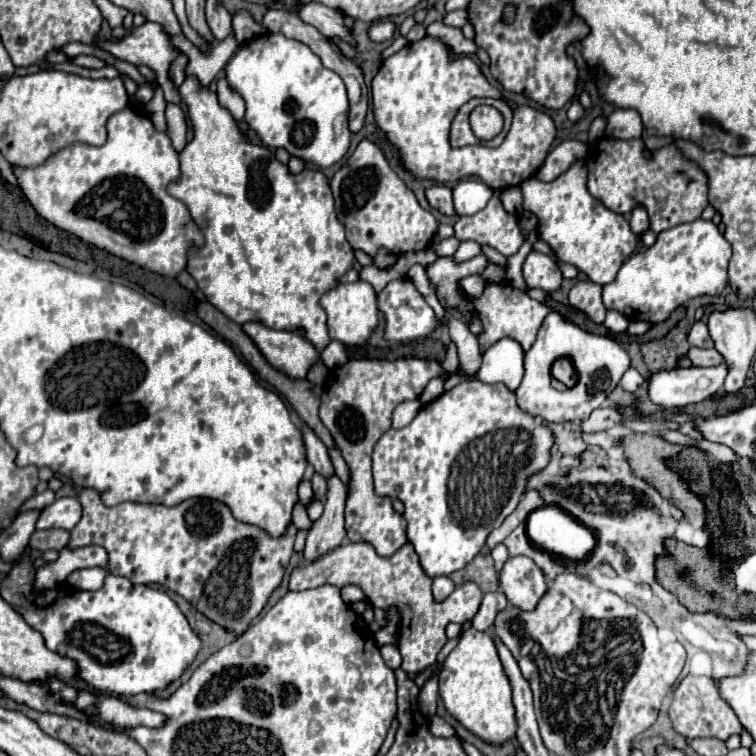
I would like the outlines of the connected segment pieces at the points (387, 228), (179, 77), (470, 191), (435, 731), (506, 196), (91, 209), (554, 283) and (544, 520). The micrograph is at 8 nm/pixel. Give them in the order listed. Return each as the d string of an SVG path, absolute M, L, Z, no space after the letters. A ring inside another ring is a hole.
M370 139L358 143L350 159L332 177L330 187L336 201L336 213L344 223L346 237L354 249L362 249L374 257L380 249L402 255L430 247L438 227L434 215L420 207L414 193L390 169L384 153Z
M179 55L170 65L168 73L176 89L184 81L184 69L187 62L188 59L186 56Z
M468 179L468 181L460 181L454 189L454 209L456 213L462 215L474 215L478 211L484 209L484 205L488 203L488 199L492 197L494 189L480 183L478 179Z
M432 717L430 721L430 733L436 737L456 737L456 731L452 725L448 725L442 717Z
M512 187L512 189L504 189L502 191L502 201L504 201L504 209L512 215L518 215L522 211L522 191L520 187Z
M132 105L112 115L106 129L108 141L100 147L74 143L36 169L14 167L18 185L34 209L58 229L154 273L176 277L186 269L188 245L204 241L186 205L166 191L166 185L180 175L178 153L168 135L158 133L148 115ZM118 209L128 217L104 217Z
M532 251L524 261L524 281L528 287L542 289L544 293L554 293L562 287L562 271L556 261L544 253Z
M548 505L548 507L540 507L540 509L532 511L528 515L528 519L526 519L526 533L528 533L528 537L532 539L532 543L538 549L550 551L552 555L558 555L558 557L568 559L568 561L582 561L582 559L586 559L588 553L596 545L594 533L588 527L584 527L582 523L578 523L572 515L568 515L566 511L556 507L556 505Z

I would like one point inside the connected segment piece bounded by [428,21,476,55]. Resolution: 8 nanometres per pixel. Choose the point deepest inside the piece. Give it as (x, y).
(451, 37)

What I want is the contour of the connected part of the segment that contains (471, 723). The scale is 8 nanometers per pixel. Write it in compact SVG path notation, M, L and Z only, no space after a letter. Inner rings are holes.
M466 629L454 651L446 657L442 673L438 675L440 695L450 715L470 733L492 745L504 745L516 739L516 709L512 703L512 685L504 673L502 661L492 633Z

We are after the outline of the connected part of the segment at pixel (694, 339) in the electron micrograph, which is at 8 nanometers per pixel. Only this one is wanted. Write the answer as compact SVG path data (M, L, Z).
M696 321L688 333L688 343L692 347L712 347L712 339L708 337L708 327L704 321Z

